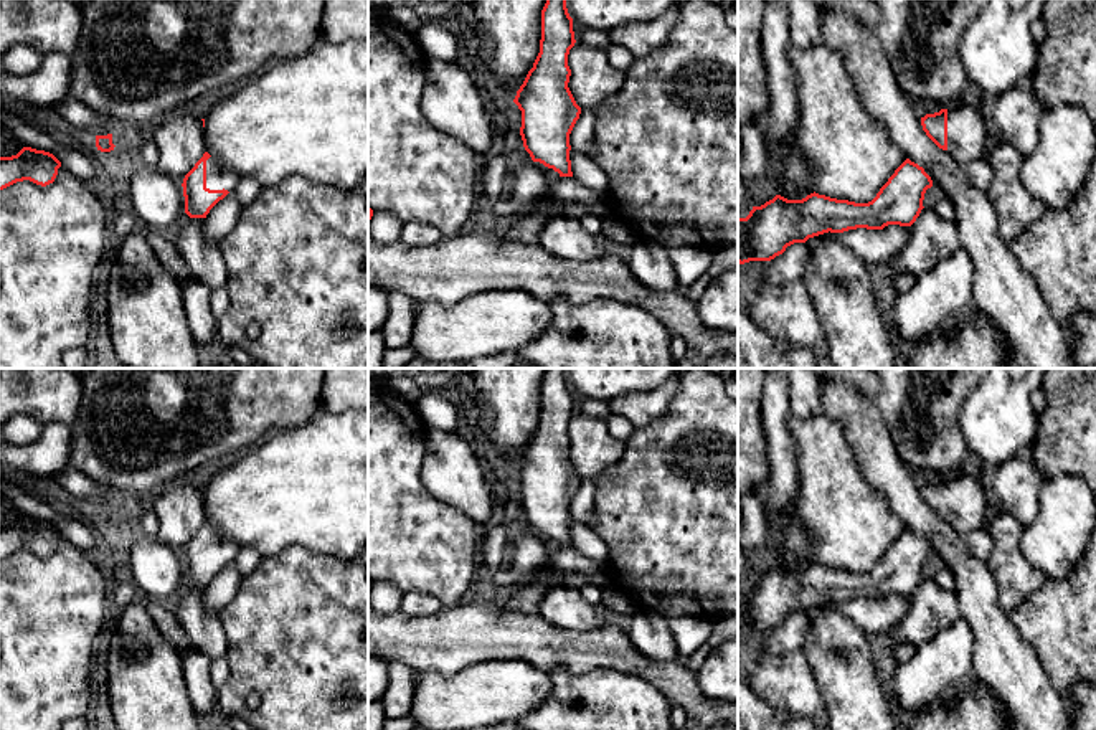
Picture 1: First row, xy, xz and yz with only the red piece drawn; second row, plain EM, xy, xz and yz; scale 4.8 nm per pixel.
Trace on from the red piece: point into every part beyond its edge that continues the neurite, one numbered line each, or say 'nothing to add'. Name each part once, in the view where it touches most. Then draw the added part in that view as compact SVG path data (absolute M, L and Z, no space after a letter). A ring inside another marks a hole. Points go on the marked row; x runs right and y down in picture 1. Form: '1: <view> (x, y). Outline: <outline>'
1: xy (218, 177). Outline: M215 157L206 160L206 188L234 192L239 175L223 167Z

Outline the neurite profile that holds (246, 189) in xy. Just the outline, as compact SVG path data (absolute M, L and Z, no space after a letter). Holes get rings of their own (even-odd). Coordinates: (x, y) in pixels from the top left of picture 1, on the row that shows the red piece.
M239 177L234 193L243 206L248 206L261 192L261 185L253 177Z

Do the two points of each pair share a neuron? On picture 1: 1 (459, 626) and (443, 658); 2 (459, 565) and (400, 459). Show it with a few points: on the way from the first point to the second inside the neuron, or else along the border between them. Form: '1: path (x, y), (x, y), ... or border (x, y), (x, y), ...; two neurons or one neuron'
1: path (458, 635), (451, 641), (451, 649); one neuron
2: path (433, 539), (400, 501), (400, 486); one neuron

